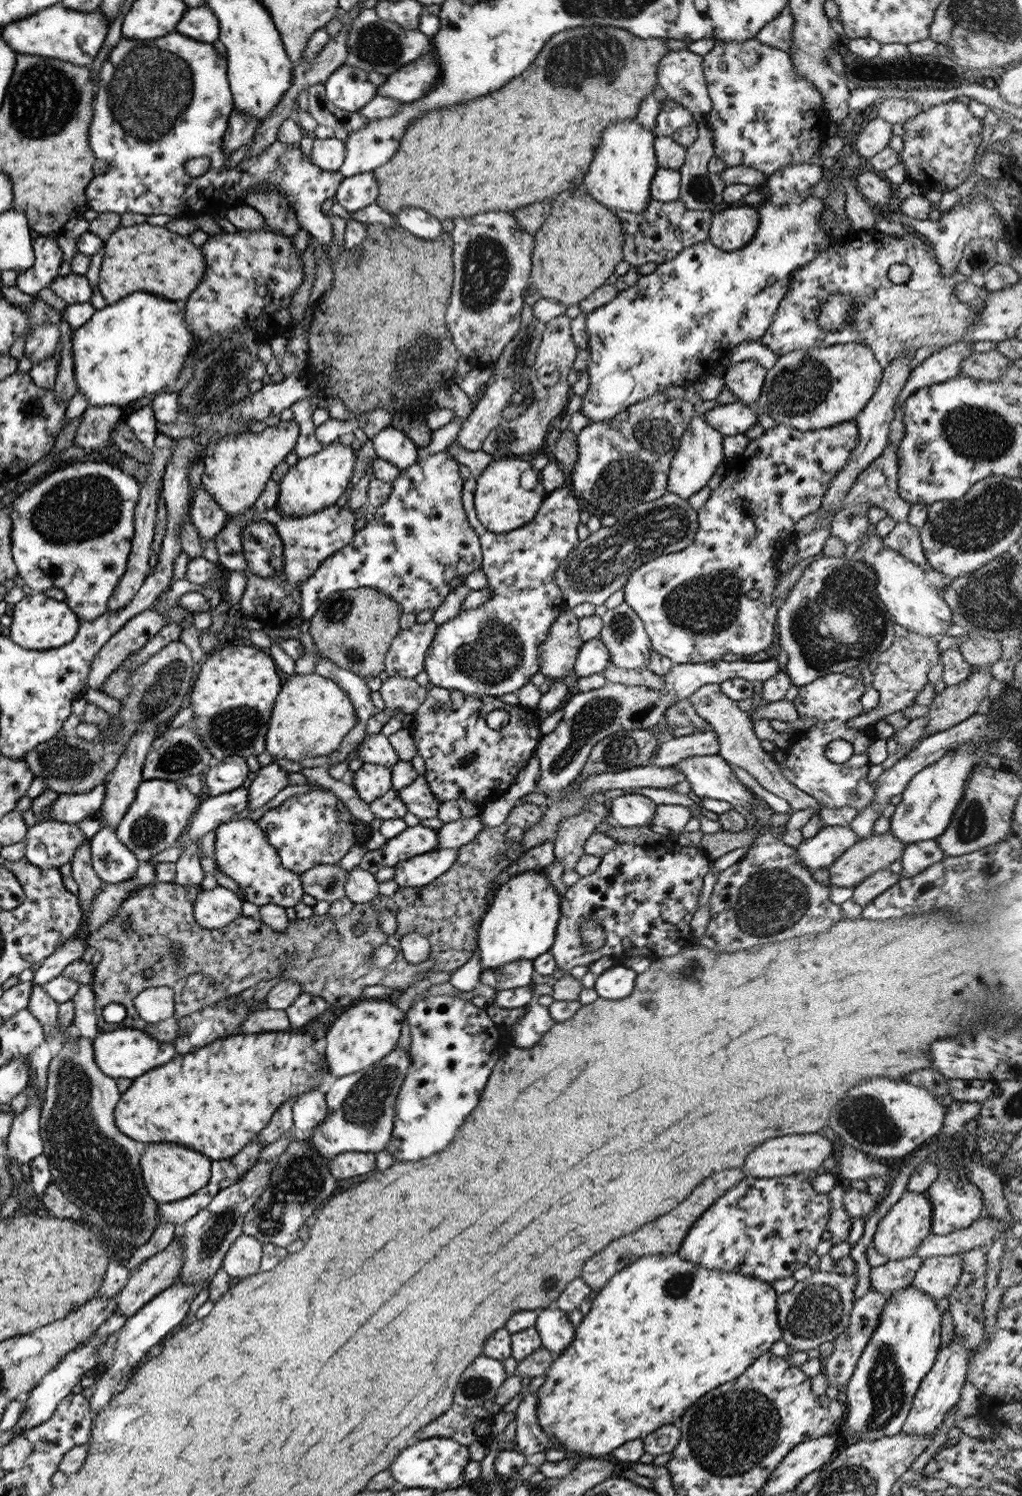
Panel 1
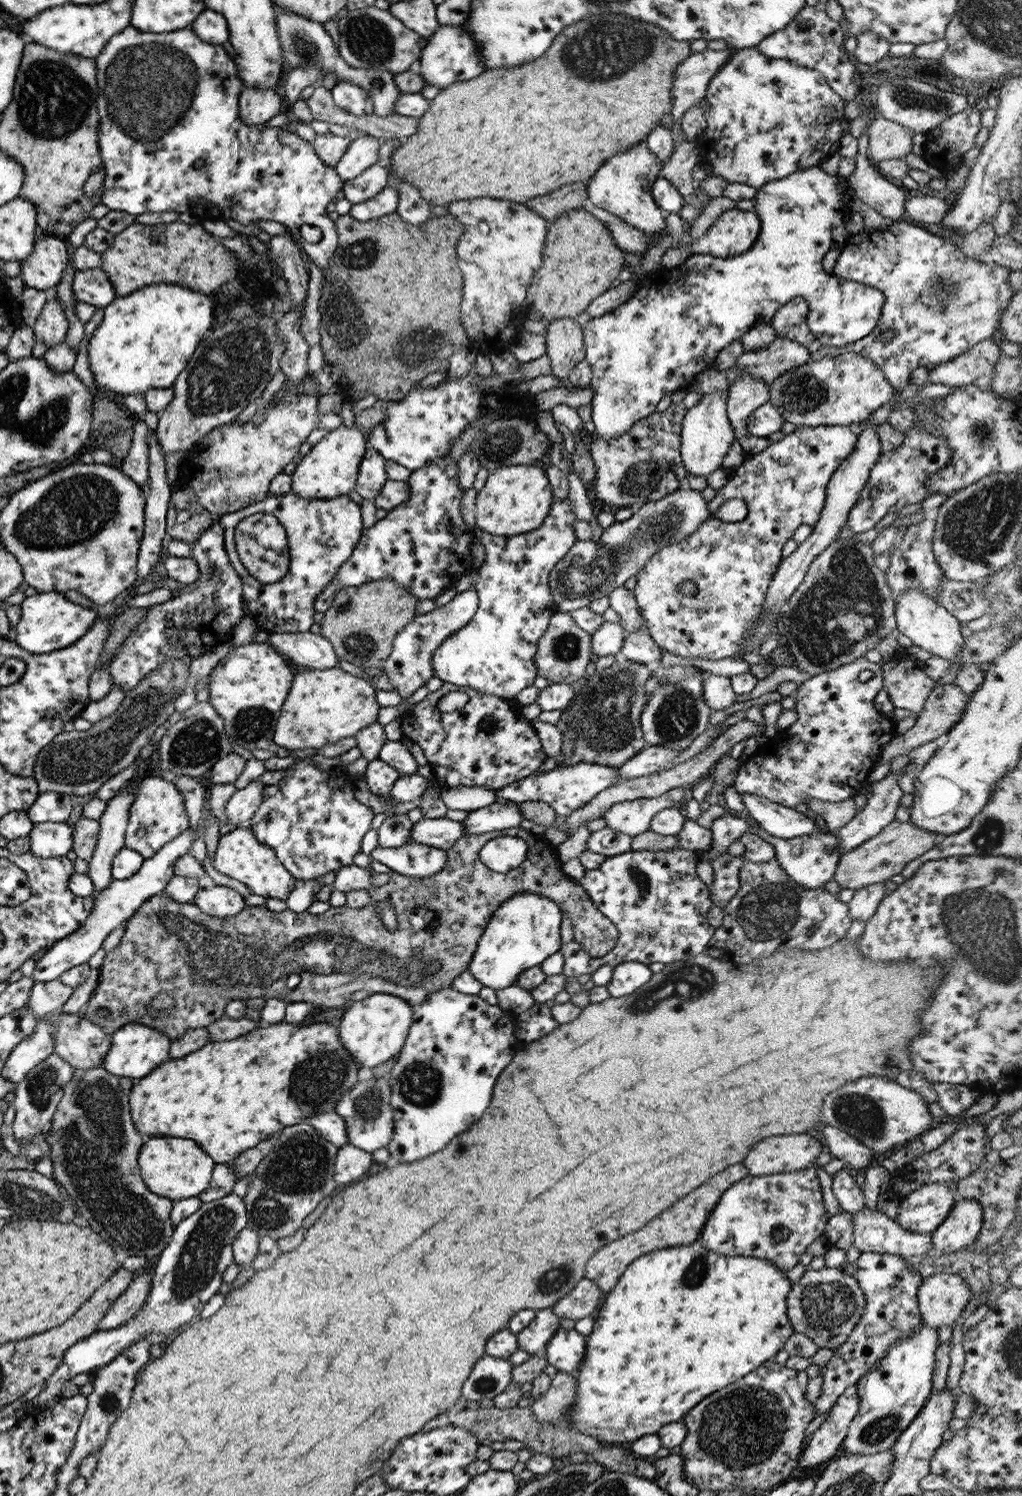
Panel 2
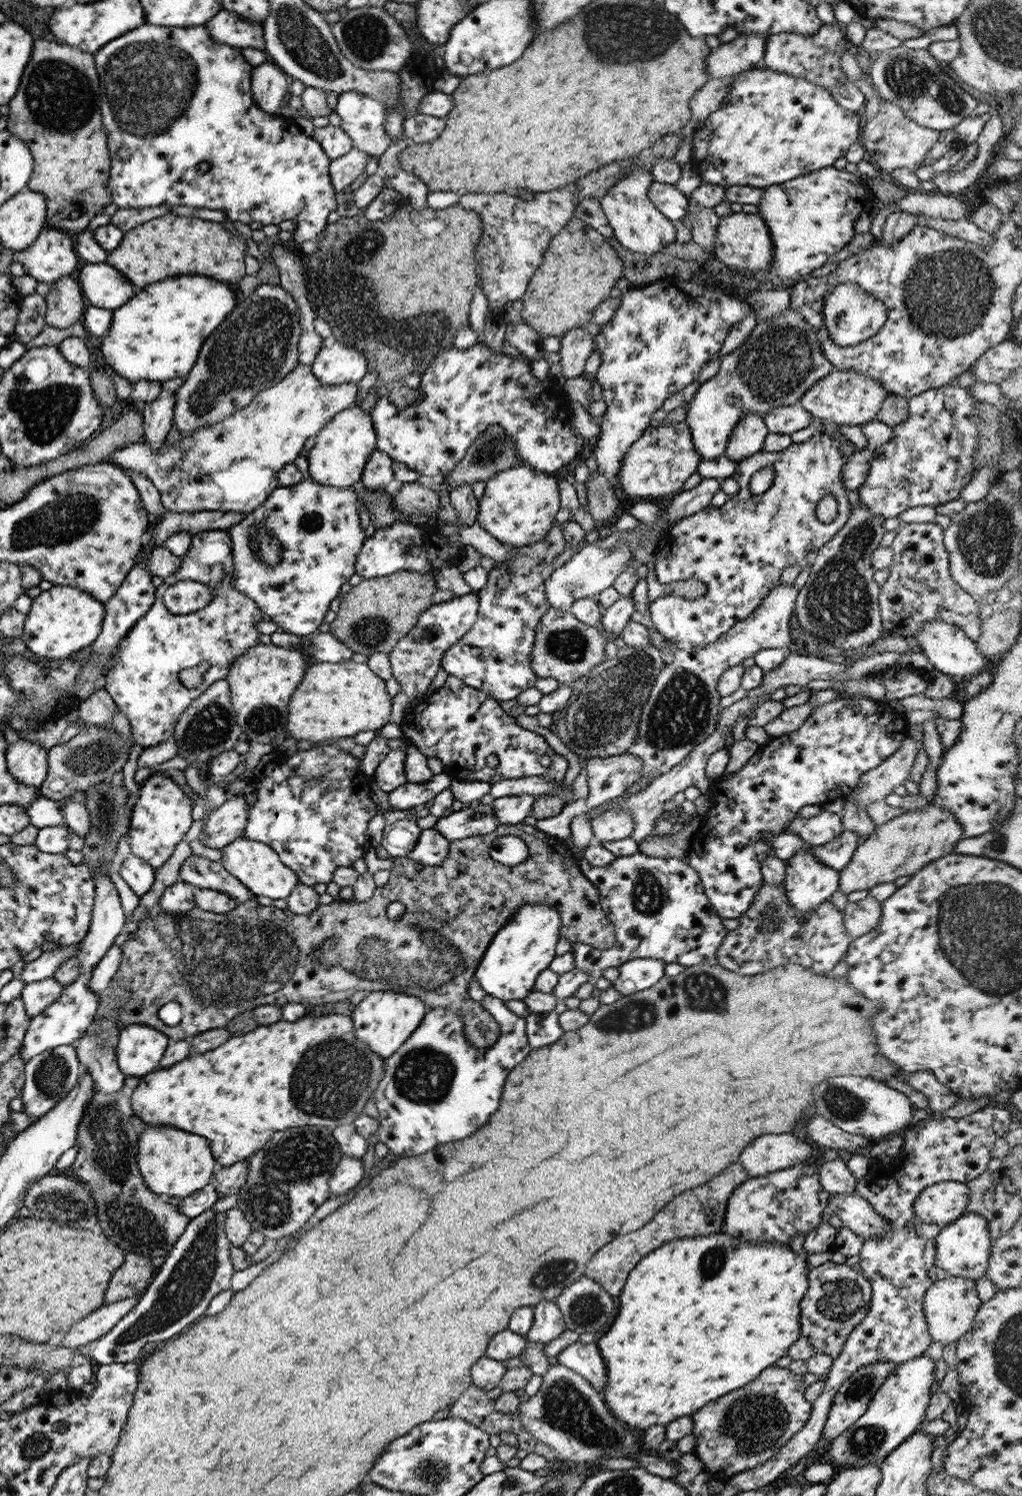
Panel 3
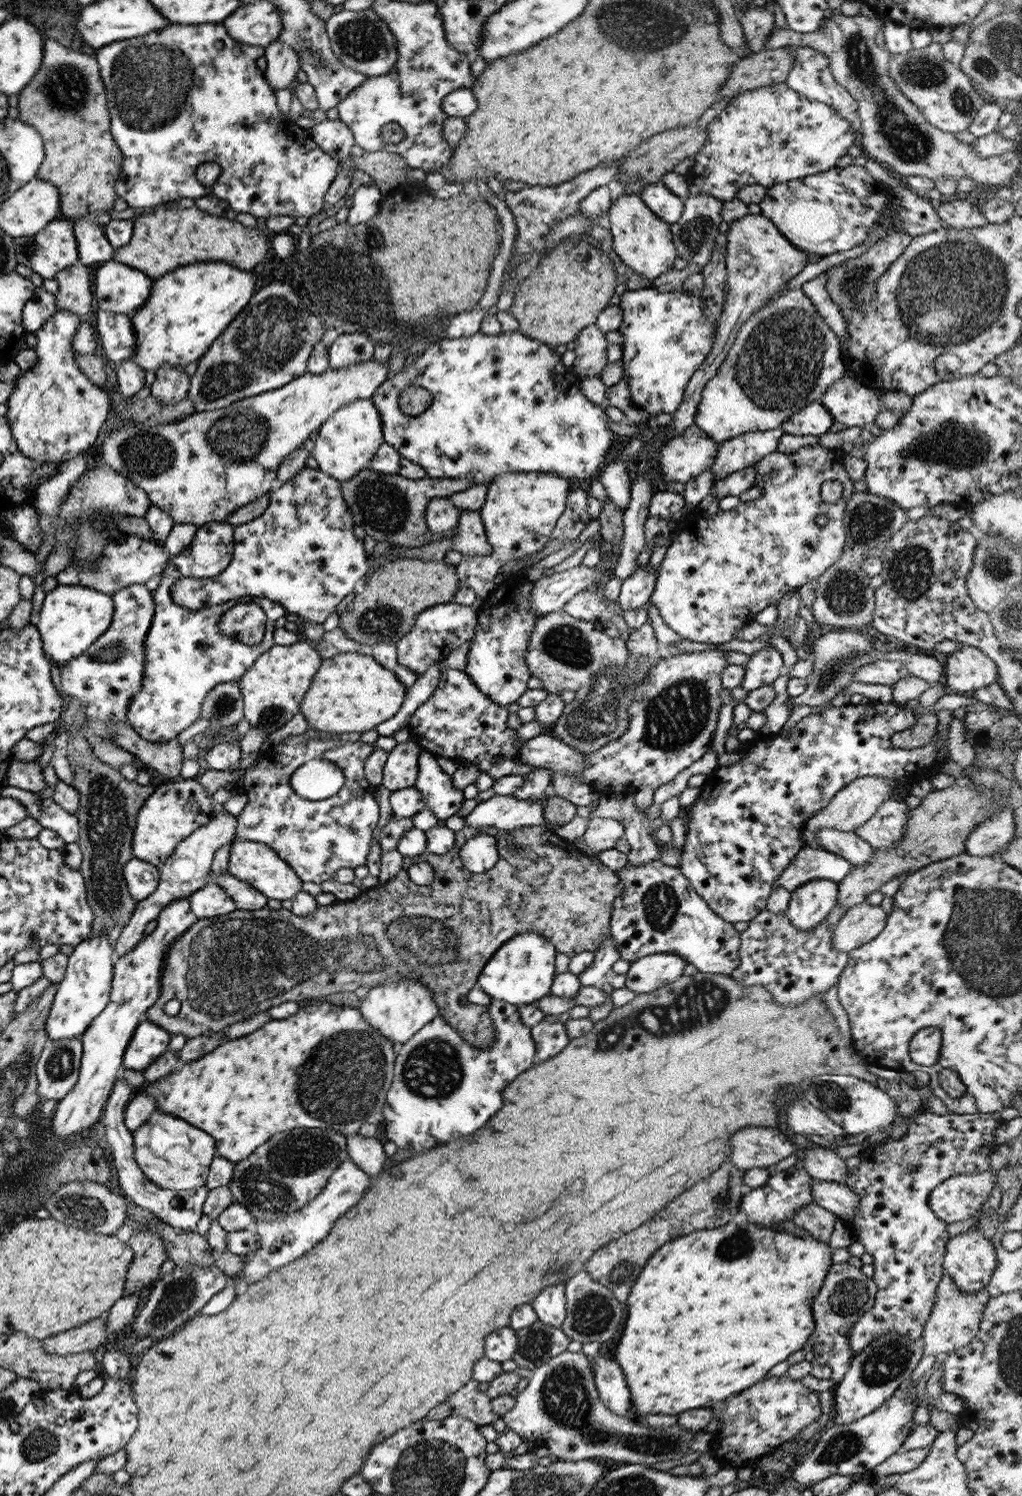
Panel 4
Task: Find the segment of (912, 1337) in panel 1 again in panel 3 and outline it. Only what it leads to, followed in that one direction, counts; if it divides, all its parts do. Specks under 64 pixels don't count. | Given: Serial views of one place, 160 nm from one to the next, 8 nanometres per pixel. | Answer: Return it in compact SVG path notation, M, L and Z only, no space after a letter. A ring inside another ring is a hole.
M923 1355L904 1363L896 1363L894 1371L888 1374L877 1392L871 1396L865 1412L839 1436L832 1439L825 1456L829 1463L837 1470L878 1464L889 1452L908 1439L924 1421L931 1391L936 1386L933 1381L934 1368L934 1360Z

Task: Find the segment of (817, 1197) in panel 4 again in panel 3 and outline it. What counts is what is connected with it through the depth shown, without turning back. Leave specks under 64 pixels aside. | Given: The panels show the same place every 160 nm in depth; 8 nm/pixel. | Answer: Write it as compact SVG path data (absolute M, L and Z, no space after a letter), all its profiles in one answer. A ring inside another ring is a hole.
M857 1194L828 1195L827 1199L826 1211L835 1213L845 1228L864 1241L885 1236L890 1232L889 1223L873 1210L869 1202Z

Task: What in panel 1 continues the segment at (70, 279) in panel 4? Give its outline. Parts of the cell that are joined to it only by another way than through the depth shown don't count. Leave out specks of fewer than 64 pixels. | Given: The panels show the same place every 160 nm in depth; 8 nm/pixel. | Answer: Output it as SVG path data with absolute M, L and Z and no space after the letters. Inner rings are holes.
M44 322L29 331L23 339L23 354L30 358L30 363L37 364L53 355L53 349L59 338L57 324Z

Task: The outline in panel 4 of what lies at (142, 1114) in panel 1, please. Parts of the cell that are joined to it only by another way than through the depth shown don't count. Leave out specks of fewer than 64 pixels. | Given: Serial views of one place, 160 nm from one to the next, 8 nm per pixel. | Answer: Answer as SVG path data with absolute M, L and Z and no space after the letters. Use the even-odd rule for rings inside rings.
M322 1000L317 1003L317 1006L307 1006L298 1009L297 1012L291 1016L285 1017L281 1020L265 1021L257 1030L249 1034L223 1041L215 1049L208 1052L208 1054L201 1055L201 1058L192 1060L191 1062L180 1064L179 1067L173 1070L168 1075L157 1079L152 1083L145 1084L140 1092L144 1092L154 1098L155 1110L161 1113L169 1114L169 1116L176 1117L180 1120L185 1120L186 1124L193 1124L197 1129L206 1132L215 1141L216 1155L222 1156L233 1163L243 1160L249 1154L252 1154L257 1147L264 1144L271 1136L277 1132L285 1132L293 1128L311 1128L311 1129L330 1129L337 1131L341 1135L354 1135L359 1131L363 1124L371 1124L379 1126L383 1122L383 1104L387 1089L392 1083L392 1068L394 1067L394 1060L397 1056L397 1047L387 1040L381 1033L374 1028L371 1028L362 1018L357 1008L331 1005Z

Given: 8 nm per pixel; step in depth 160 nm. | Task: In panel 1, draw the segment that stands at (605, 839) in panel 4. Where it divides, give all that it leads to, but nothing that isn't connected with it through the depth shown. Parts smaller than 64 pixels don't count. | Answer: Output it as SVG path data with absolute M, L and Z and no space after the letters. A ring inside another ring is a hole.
M626 793L612 800L609 814L620 827L647 826L657 804L638 793Z

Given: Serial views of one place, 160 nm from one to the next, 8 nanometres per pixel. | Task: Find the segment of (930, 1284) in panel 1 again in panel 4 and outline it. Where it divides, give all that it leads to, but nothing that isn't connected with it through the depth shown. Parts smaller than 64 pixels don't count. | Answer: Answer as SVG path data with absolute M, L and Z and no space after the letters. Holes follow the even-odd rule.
M943 1274L936 1288L936 1299L932 1311L925 1321L920 1337L922 1354L925 1356L949 1354L969 1344L969 1341L977 1334L978 1324L988 1298L988 1294L983 1290L974 1293L959 1291L949 1276Z

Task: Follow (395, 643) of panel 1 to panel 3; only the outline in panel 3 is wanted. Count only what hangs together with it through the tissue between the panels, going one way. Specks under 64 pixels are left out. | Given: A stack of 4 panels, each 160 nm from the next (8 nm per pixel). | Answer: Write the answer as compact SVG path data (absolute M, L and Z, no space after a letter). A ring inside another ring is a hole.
M466 593L447 602L429 605L419 613L413 627L387 653L391 675L399 684L399 694L393 696L389 722L398 724L413 697L426 692L427 686L439 672L445 650L449 650L471 628L477 616L477 607L478 596L475 593Z

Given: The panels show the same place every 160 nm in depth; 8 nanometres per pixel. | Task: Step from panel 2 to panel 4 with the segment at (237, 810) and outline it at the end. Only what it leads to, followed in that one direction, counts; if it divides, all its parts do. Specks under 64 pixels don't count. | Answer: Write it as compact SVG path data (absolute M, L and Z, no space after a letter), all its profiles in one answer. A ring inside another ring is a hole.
M214 813L204 825L196 828L189 836L177 843L173 852L157 866L158 883L156 889L143 900L136 901L132 916L115 940L114 951L112 952L113 964L144 937L142 931L145 925L153 919L156 920L159 912L165 908L167 903L186 897L209 882L213 853L221 846L230 844L236 839L235 829L236 818L233 815Z

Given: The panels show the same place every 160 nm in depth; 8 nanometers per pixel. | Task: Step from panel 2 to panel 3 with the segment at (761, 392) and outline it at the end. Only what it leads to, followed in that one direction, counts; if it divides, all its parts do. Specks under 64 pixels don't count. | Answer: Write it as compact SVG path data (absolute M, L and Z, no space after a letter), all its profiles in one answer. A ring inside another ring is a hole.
M743 413L734 424L723 455L738 463L762 450L767 433L768 430L757 413Z

